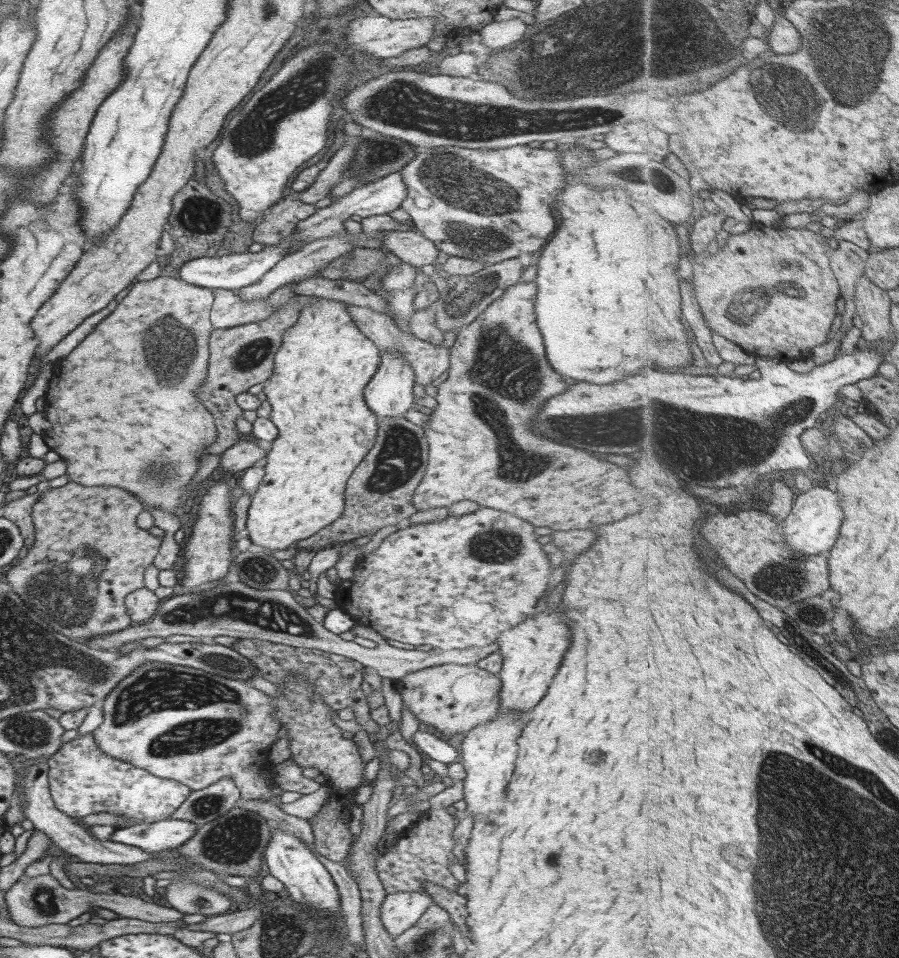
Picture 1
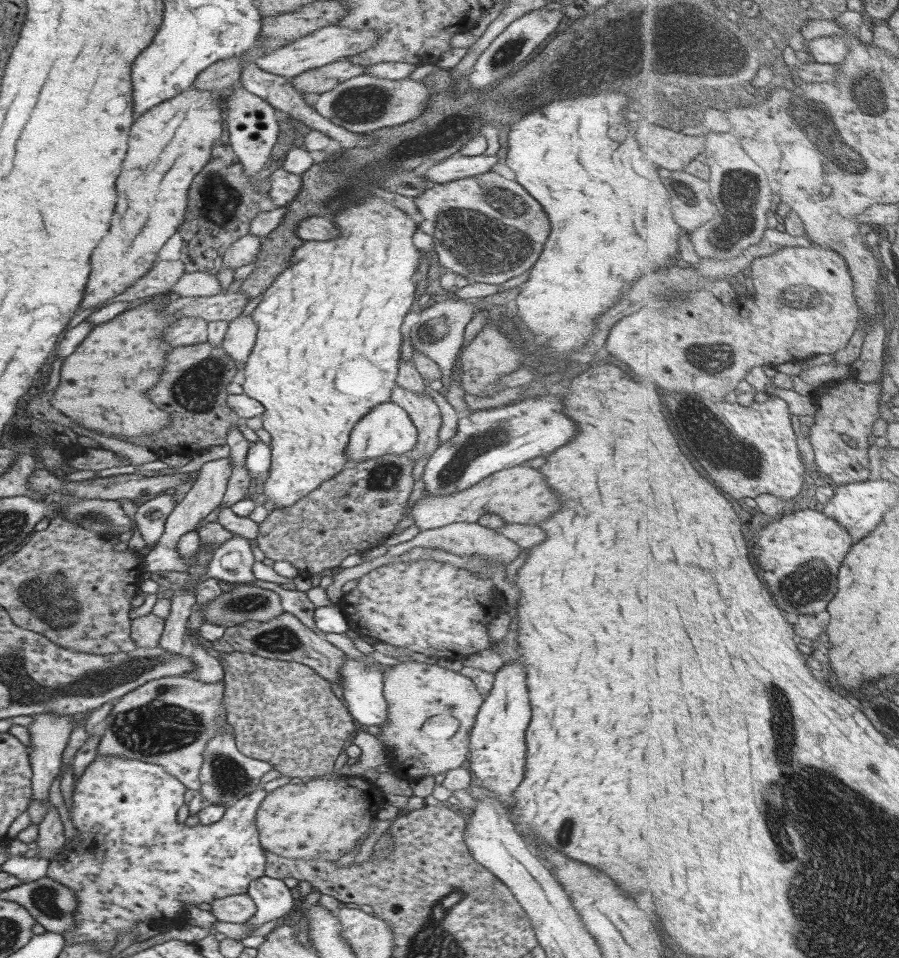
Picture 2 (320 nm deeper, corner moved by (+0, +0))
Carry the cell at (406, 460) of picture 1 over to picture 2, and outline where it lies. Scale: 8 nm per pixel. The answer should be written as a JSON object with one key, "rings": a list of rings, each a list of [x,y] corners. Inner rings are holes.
{"rings":[[[384,454],[362,460],[351,468],[341,469],[334,477],[326,479],[310,493],[303,495],[291,506],[273,508],[257,524],[256,542],[263,555],[273,562],[287,561],[299,573],[316,574],[340,565],[346,556],[370,551],[385,542],[386,536],[396,527],[405,514],[408,496],[414,485],[411,477],[413,460],[404,454]]]}

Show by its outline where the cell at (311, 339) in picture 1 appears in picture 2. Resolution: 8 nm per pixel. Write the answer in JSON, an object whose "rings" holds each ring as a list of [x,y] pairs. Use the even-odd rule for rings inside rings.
{"rings":[[[387,191],[373,192],[368,197],[360,198],[358,201],[345,205],[345,208],[337,210],[336,214],[329,219],[336,224],[339,234],[329,240],[308,240],[303,241],[288,258],[287,267],[281,271],[270,286],[264,290],[261,302],[253,308],[251,319],[256,324],[255,342],[252,350],[243,364],[243,380],[240,382],[243,394],[255,400],[263,406],[263,413],[260,415],[262,429],[270,436],[270,467],[267,472],[267,479],[259,483],[259,493],[264,494],[267,500],[273,501],[274,508],[291,506],[303,495],[310,493],[326,479],[334,477],[341,469],[345,468],[347,438],[350,436],[353,424],[369,413],[373,407],[389,401],[390,390],[396,385],[396,372],[401,347],[401,322],[409,311],[416,294],[420,293],[414,282],[415,267],[422,259],[422,251],[419,251],[413,243],[411,236],[417,225],[411,221],[409,215],[403,213],[393,205],[393,198]]]}

